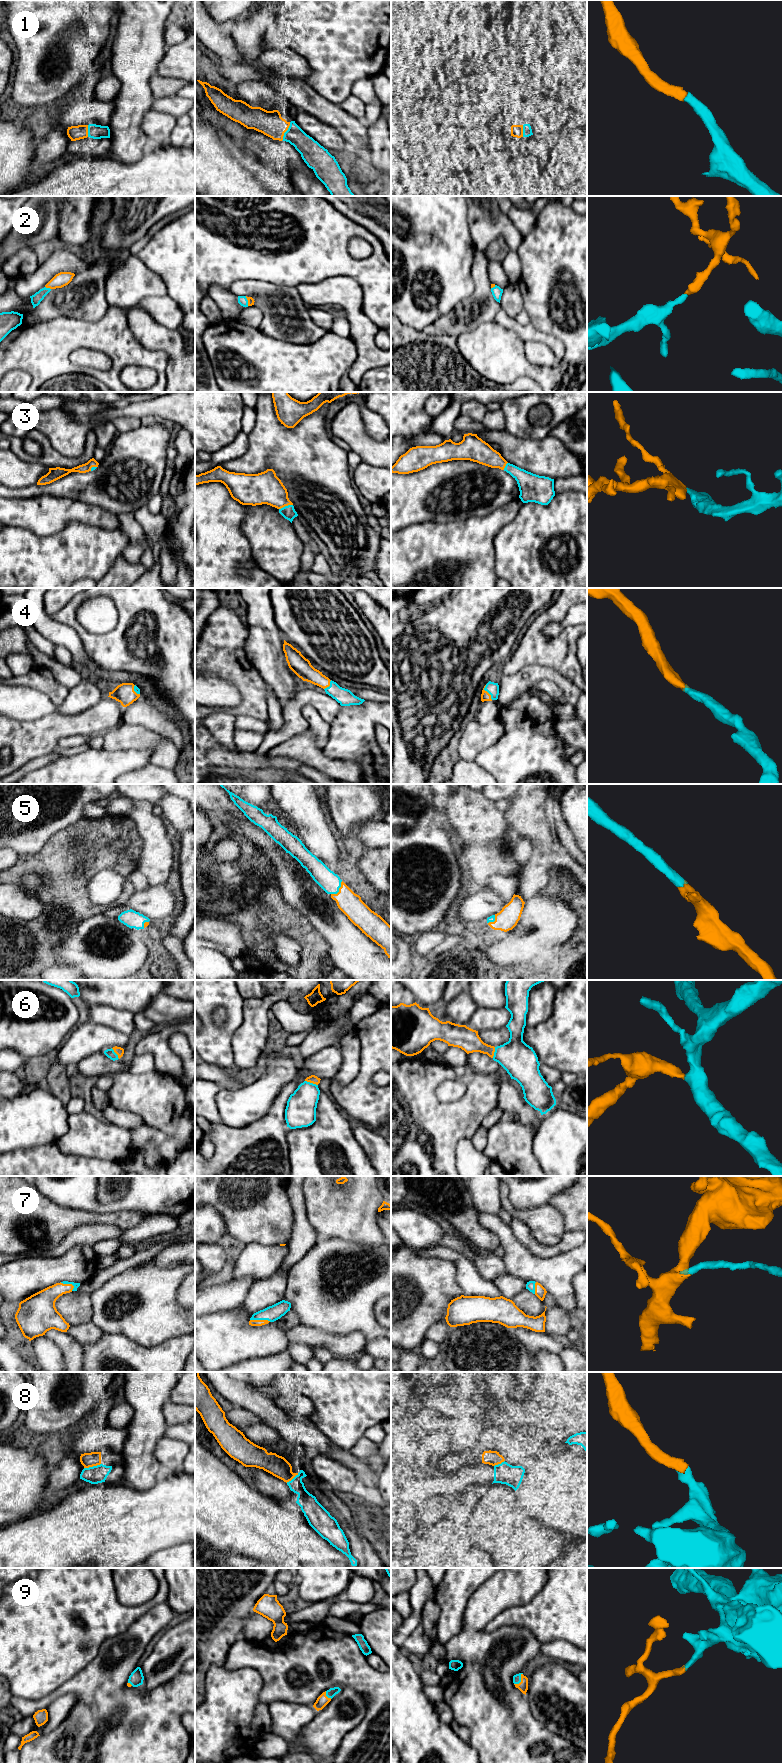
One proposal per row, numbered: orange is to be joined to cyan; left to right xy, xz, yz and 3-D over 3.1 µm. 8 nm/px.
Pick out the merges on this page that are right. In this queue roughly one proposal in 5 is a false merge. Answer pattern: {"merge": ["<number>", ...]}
{"merge": ["1", "2", "3", "4", "5", "6", "7", "9"]}

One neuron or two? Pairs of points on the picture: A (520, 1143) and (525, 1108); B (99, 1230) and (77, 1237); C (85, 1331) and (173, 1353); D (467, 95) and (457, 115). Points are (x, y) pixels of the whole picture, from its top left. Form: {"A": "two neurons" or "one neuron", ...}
{"A": "two neurons", "B": "one neuron", "C": "two neurons", "D": "two neurons"}

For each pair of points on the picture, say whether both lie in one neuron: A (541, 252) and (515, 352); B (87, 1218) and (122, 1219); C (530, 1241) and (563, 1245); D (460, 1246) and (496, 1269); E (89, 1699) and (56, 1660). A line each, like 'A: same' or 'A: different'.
A: same
B: same
C: same
D: same
E: different

